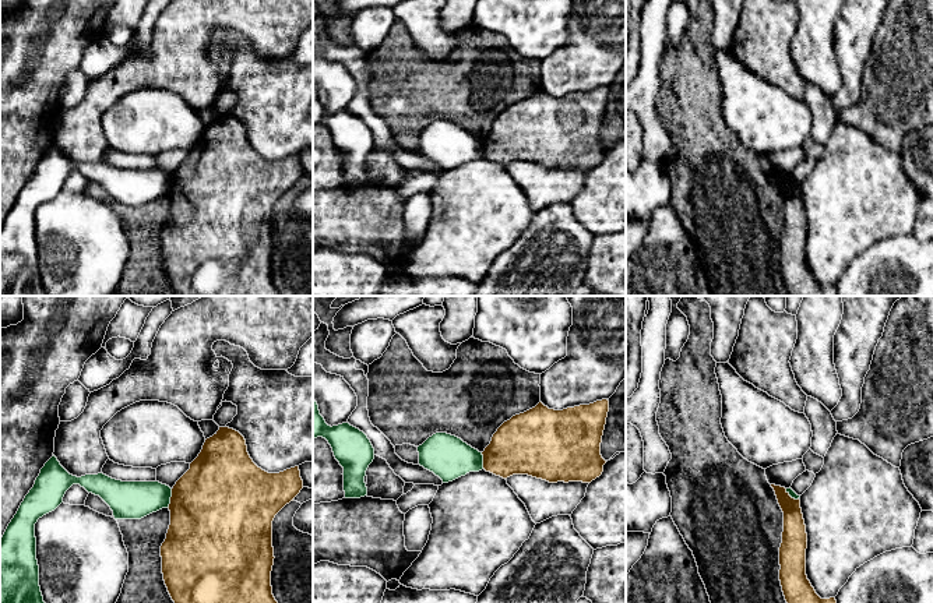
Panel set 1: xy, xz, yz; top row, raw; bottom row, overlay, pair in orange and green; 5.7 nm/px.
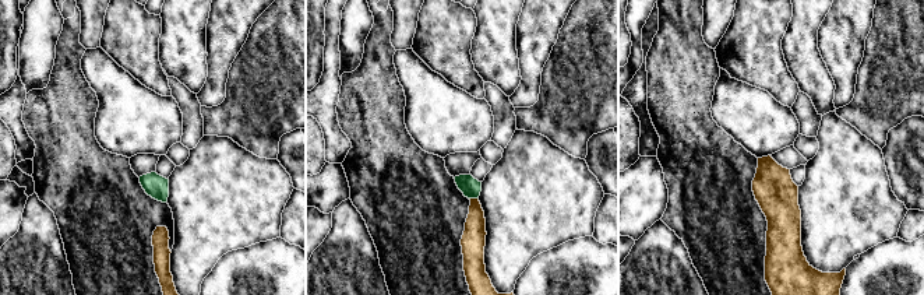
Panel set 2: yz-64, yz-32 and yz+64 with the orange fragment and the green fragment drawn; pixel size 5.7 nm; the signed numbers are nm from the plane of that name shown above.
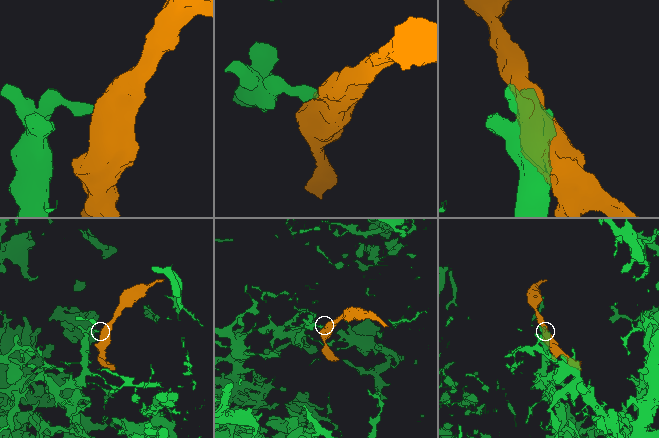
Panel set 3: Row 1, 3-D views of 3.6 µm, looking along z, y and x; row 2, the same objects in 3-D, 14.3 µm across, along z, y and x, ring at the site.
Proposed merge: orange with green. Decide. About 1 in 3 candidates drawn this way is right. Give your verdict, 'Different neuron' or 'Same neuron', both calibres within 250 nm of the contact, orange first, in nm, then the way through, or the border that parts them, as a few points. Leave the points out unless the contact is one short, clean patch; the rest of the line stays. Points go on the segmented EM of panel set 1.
Different neuron. Thickness 500 nm (orange) against 220 nm. Boundary: xy (172, 489), (166, 507)

